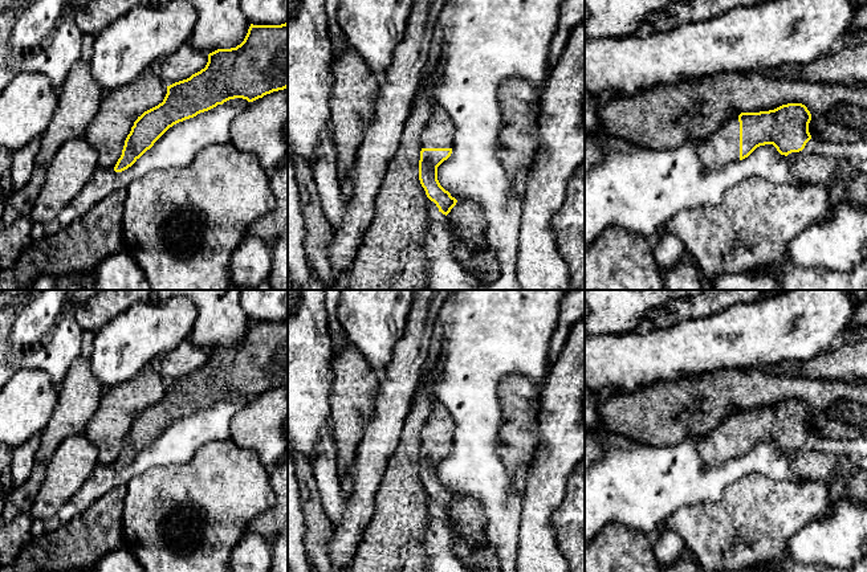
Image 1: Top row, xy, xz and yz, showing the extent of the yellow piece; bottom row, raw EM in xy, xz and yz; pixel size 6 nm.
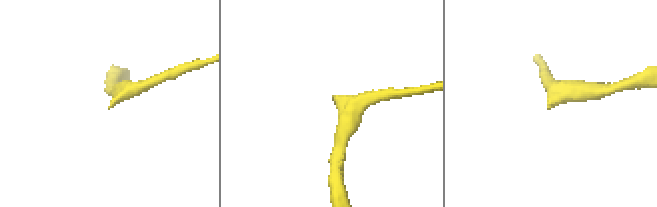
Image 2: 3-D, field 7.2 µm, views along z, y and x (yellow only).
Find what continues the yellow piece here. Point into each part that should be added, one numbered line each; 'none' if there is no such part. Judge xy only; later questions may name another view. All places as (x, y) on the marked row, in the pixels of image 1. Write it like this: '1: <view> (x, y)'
none

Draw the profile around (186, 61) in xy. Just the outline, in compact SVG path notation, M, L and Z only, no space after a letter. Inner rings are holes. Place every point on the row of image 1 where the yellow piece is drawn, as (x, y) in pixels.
M186 42L172 54L159 57L151 64L148 70L170 86L200 72L205 68L207 62L208 54Z

